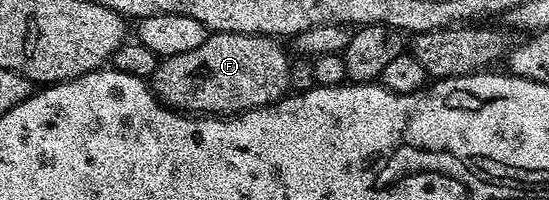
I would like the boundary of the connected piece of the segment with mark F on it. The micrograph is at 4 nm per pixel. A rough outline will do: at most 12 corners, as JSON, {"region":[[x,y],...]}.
{"region":[[208,34],[149,80],[160,103],[242,115],[288,94],[278,38]]}

